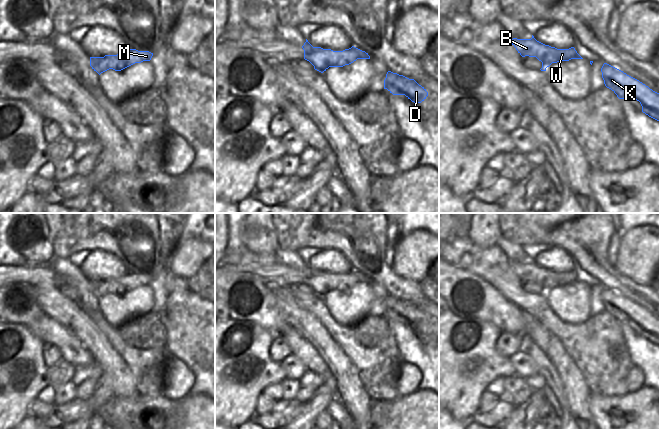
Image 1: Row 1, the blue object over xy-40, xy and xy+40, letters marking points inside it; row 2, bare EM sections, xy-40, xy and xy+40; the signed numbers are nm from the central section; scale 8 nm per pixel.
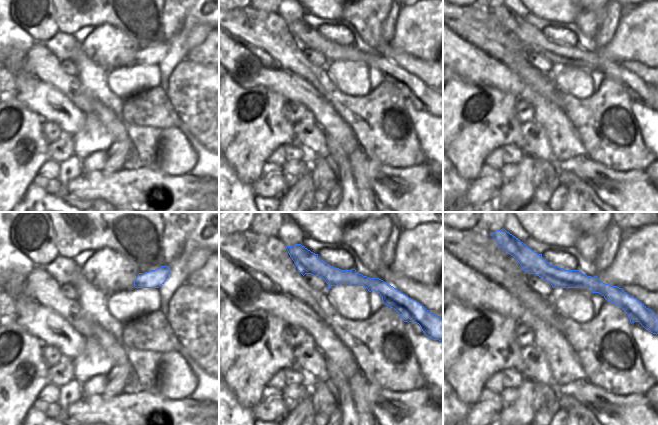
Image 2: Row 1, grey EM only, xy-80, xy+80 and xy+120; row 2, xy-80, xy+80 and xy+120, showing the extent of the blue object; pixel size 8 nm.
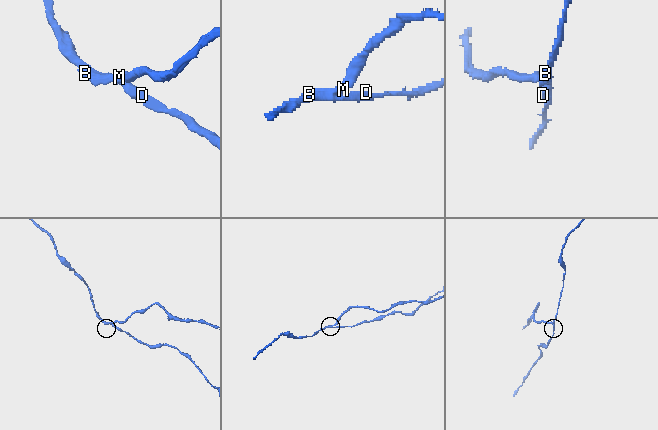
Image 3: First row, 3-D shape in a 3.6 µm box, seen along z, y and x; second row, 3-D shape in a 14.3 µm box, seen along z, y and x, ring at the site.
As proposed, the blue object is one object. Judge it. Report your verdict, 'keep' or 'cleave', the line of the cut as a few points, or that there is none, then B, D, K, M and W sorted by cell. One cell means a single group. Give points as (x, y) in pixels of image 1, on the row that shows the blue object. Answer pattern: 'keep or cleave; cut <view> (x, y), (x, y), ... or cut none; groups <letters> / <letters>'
cleave; cut xy (361, 50), (348, 60), (332, 64), (324, 55), (304, 53); groups B D K W / M

